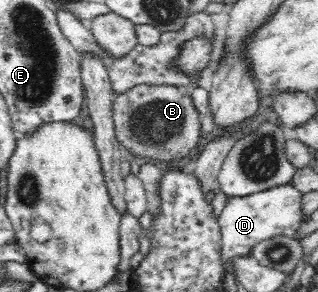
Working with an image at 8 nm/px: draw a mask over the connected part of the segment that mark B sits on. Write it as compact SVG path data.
M140 85L116 94L113 103L115 133L124 151L140 157L179 163L193 156L202 137L200 113L190 93L179 86Z

